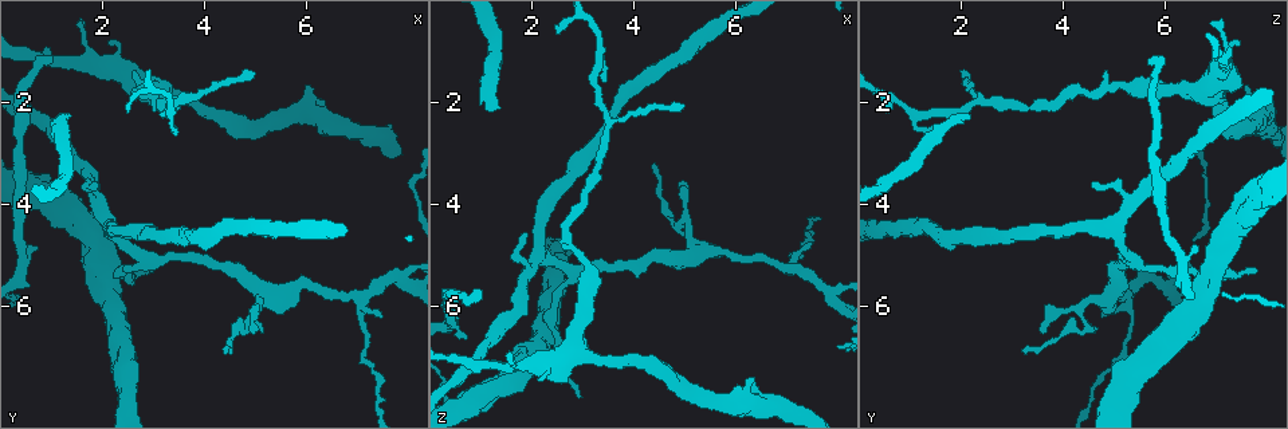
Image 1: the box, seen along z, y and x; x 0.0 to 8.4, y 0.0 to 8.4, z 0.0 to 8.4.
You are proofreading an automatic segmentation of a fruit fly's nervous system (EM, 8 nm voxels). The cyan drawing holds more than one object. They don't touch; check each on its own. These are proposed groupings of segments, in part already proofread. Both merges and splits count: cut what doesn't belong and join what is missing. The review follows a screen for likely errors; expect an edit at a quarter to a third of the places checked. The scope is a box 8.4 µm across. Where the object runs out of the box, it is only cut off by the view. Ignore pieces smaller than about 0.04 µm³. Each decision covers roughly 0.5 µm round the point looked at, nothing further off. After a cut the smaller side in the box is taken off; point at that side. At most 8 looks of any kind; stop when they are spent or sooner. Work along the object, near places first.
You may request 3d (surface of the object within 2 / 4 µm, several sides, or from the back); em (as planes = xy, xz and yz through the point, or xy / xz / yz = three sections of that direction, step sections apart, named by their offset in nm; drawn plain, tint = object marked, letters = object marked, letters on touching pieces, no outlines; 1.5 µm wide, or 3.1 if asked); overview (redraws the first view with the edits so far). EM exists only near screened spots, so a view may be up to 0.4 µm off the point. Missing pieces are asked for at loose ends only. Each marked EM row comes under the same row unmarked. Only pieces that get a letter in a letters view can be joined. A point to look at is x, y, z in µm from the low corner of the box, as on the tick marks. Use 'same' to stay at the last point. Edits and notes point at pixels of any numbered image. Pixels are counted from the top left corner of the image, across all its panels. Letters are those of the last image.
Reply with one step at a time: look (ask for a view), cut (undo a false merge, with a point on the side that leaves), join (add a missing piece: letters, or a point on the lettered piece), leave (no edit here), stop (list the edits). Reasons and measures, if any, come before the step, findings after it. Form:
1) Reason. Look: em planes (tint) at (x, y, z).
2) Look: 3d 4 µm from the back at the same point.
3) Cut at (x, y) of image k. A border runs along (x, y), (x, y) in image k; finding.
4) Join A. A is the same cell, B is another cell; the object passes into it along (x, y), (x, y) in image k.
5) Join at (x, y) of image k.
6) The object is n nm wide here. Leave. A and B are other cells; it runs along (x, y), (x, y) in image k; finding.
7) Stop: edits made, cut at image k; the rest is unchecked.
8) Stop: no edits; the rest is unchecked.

Tapers out. Look: em planes (letters) at (2.95, 5.35, 7.80).

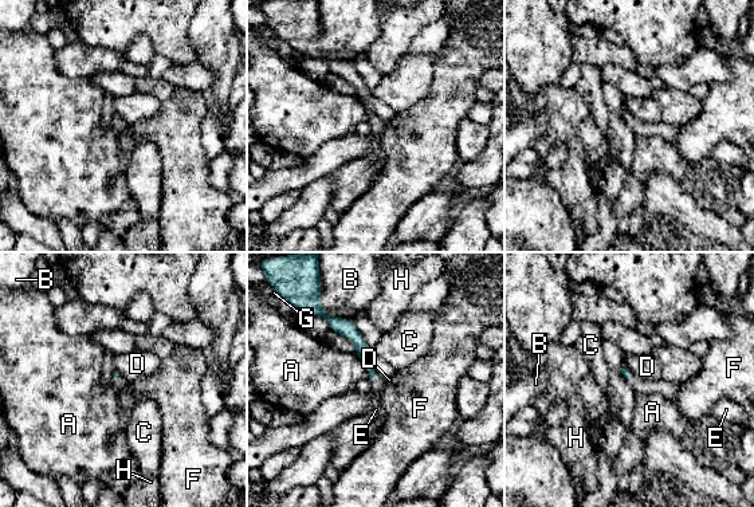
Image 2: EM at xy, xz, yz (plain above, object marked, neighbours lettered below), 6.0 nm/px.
Join E. E is the same cell, A, B, C, D, F, G and H are other cells; it goes on there.

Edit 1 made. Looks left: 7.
Look: overview.

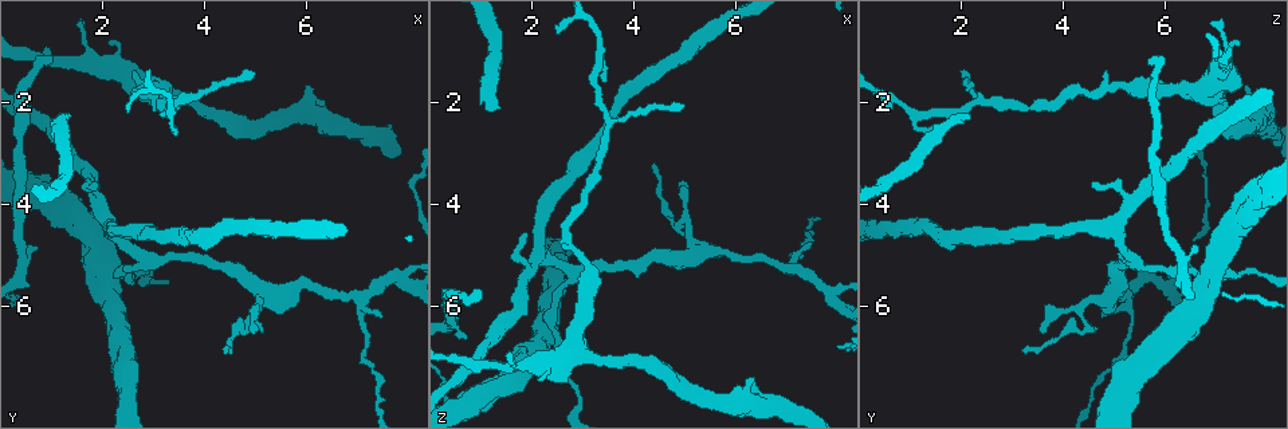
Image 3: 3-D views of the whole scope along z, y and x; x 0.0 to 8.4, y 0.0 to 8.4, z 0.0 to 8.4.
Sudden change in width. Look: em planes (letters) at (2.80, 1.75, 6.85).

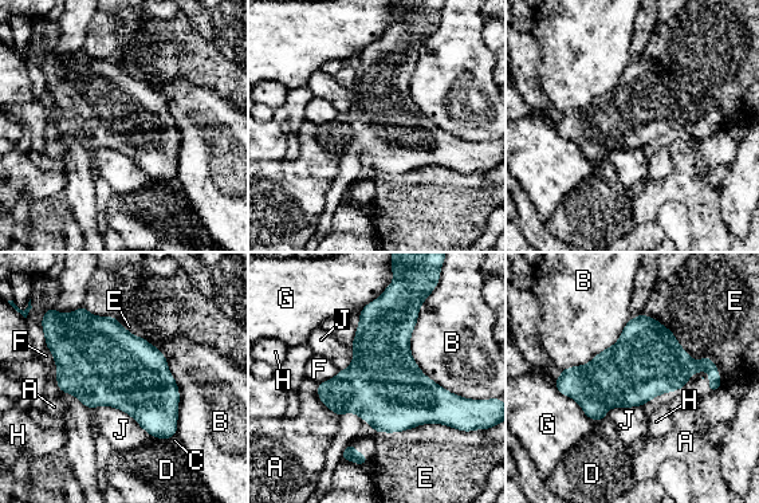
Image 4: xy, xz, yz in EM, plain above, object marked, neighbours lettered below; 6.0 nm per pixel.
Leave. A, B, C, D, E, F, G, H and J are other cells; a border runs along (91, 408), (120, 408), (154, 436) in image 4; all the same neuron.

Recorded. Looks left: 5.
Free end. Look: em 3.1 µm planes (letters) at (1.00, 1.15, 5.85).

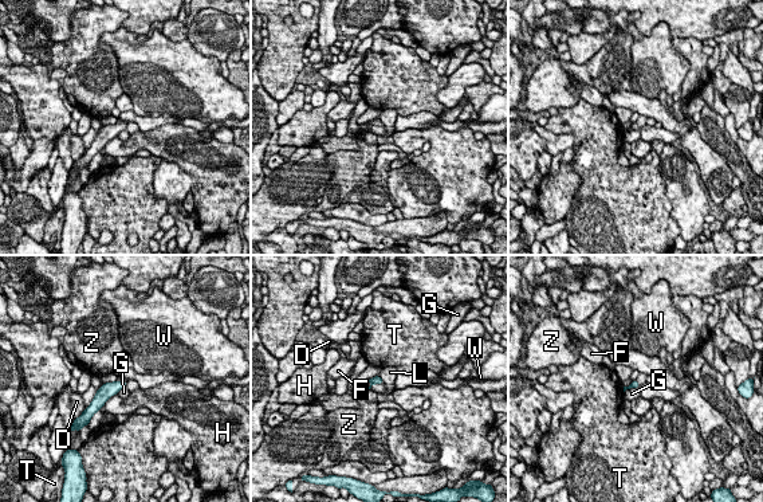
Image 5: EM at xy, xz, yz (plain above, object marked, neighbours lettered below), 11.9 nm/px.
The longest contact is with H, 240 nm. Join W. W is the same cell, D, F, G, H, L, T and Z are other cells; the object passes into it along (376, 380), (376, 383), (378, 388) in image 5; it goes on there.

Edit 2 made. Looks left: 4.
Stop: edits made, join at image 2, join at image 5; the rest is unchecked.

